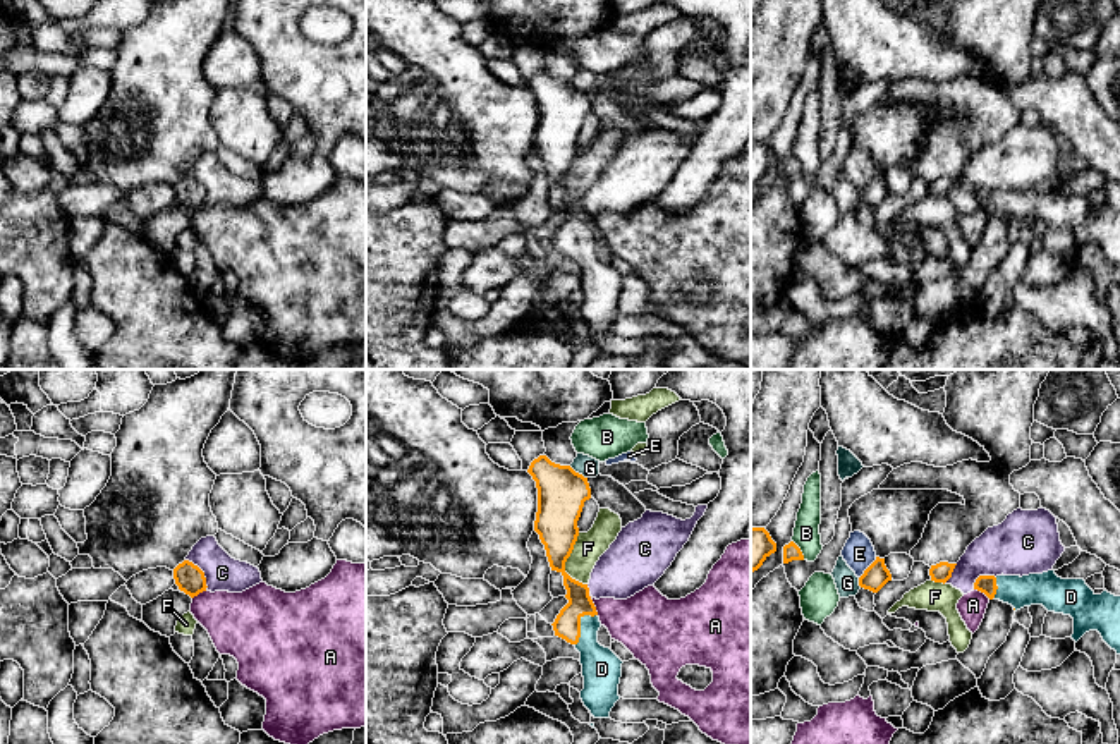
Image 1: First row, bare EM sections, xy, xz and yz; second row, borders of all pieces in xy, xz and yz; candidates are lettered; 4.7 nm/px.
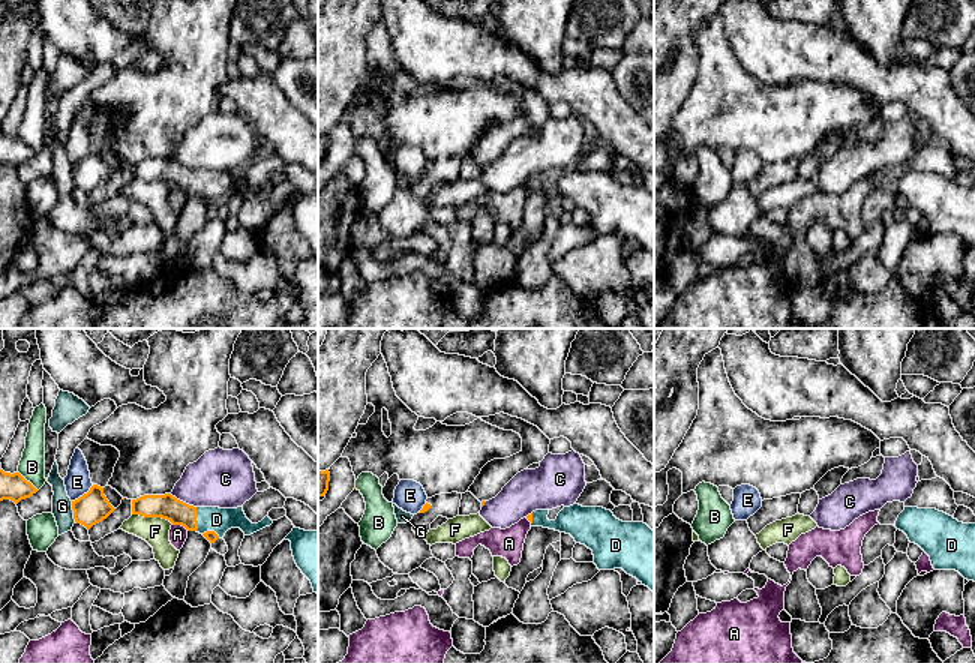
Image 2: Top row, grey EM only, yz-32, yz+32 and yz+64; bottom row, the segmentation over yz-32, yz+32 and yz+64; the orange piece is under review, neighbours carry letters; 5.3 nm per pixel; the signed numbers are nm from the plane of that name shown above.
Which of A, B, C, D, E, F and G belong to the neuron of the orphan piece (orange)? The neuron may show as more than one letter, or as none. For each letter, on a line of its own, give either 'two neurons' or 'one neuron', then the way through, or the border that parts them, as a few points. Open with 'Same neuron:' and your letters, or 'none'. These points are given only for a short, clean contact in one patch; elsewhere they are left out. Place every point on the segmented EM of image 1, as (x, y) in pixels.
Same neuron: D
A: two neurons; border along xz (588, 593), (598, 614)
B: two neurons; border along yz (792, 540), (804, 559)
C: two neurons
D: one neuron; runs through xz (567, 624), (579, 624), (586, 645), (602, 669)
E: two neurons; border along yz (876, 557), (859, 578)
F: two neurons; border along xz (579, 533), (566, 562), (566, 571), (586, 585)
G: two neurons; border along xz (569, 466), (586, 478)

